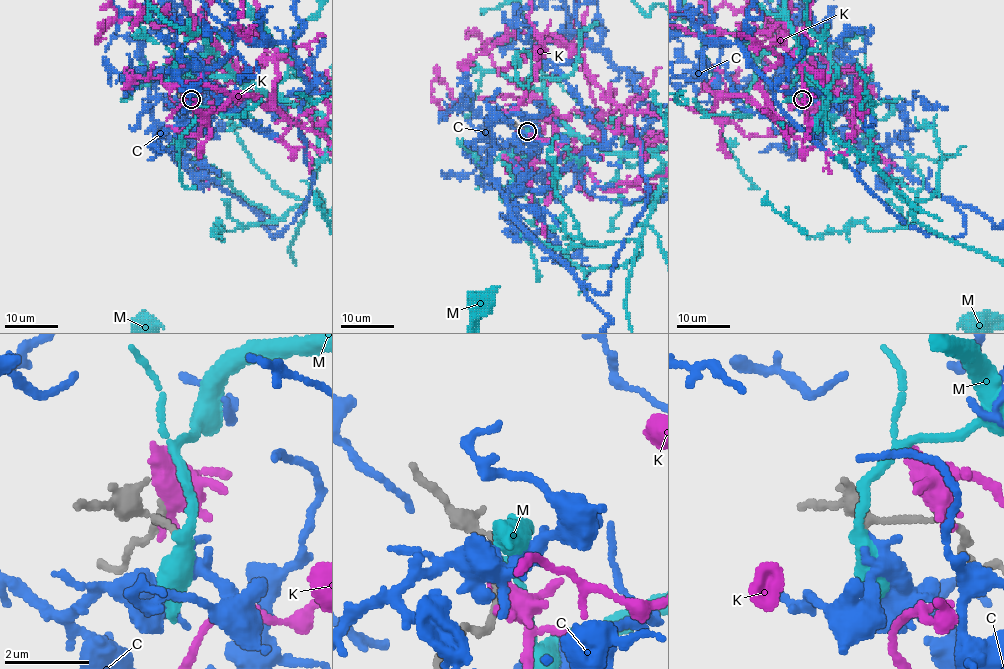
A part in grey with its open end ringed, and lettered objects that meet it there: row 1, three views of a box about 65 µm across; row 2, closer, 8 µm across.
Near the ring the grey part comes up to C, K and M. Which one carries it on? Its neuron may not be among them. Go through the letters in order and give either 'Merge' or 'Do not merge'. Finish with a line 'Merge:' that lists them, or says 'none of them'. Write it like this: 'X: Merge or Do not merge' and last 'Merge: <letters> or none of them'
C: Merge
K: Do not merge
M: Do not merge
Merge: C

